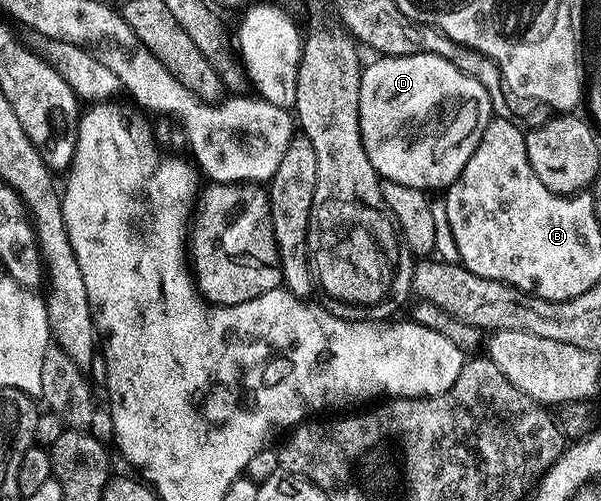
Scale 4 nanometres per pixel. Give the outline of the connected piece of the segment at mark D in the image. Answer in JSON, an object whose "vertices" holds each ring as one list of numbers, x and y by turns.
{"vertices":[[418,53,408,54,405,57,377,56,375,60,373,65,365,64,360,75,360,134,362,135,364,150,374,167,374,171,379,173,384,181,402,183,406,187,425,191,433,191,432,189,447,190,448,186,458,179,462,167,466,167,470,155,474,155,474,151,480,142,480,133,486,131,486,127,493,119,492,101,488,97,486,87,477,78,463,73,454,62,447,61,446,58,442,58,438,54]]}

